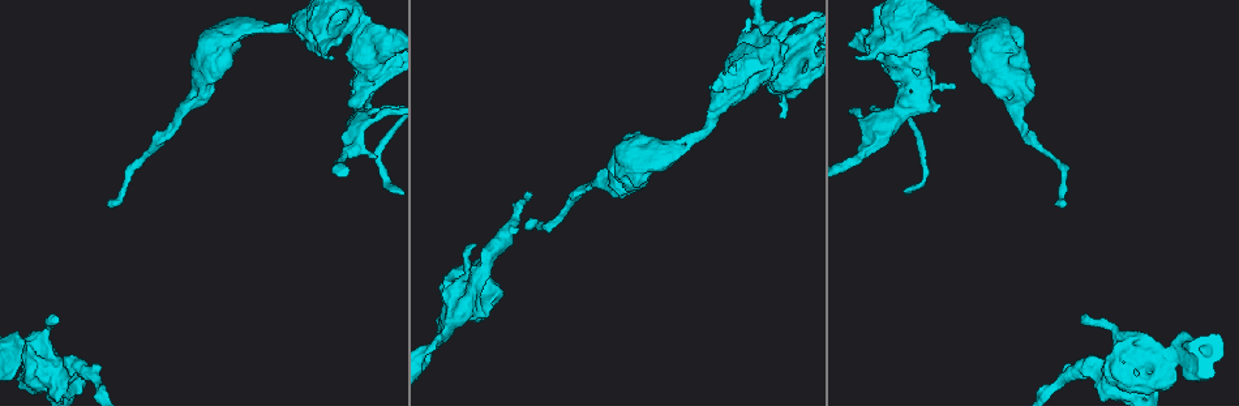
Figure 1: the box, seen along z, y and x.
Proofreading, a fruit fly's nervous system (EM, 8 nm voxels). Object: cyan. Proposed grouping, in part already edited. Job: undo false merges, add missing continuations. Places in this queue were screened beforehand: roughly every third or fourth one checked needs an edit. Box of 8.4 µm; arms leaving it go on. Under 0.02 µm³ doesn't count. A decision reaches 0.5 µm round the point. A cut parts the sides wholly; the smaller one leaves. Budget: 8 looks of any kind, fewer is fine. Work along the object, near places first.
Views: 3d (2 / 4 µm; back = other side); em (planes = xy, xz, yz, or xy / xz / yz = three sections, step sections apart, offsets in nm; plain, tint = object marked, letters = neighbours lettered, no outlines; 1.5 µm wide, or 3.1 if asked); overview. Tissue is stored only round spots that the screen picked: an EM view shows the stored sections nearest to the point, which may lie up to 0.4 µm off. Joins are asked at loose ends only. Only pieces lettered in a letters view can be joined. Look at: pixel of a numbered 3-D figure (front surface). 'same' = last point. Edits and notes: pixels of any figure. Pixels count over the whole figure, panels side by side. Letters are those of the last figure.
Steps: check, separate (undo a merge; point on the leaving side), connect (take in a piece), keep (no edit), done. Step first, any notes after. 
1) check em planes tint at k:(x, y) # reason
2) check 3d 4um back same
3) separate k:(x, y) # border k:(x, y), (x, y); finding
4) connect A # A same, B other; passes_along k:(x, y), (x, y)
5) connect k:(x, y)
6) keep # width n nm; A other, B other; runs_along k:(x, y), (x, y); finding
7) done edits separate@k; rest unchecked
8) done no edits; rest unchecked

check 3d 2um at 1:(525, 229) # long arm stops here

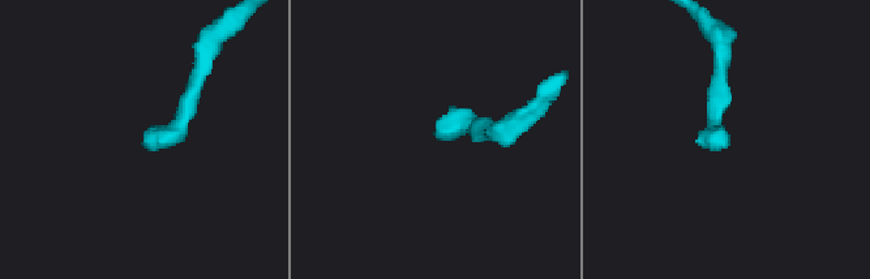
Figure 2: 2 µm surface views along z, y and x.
check em planes letters at 2:(145, 145)

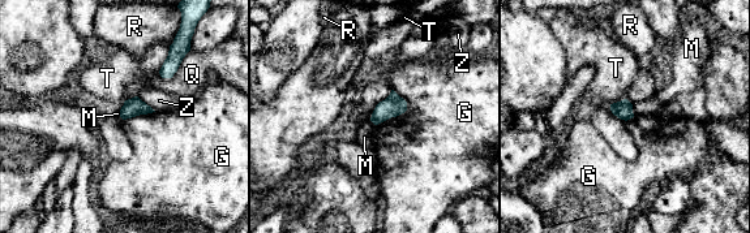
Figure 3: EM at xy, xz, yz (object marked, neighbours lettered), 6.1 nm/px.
keep # longest_contact G 260 nm; G other, M other, Q other, R other, T other, Z other; border 3:(393, 89), (406, 109), (376, 125); none of them fits

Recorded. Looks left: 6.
check em planes tint at 1:(981, 77) # stops while still wide

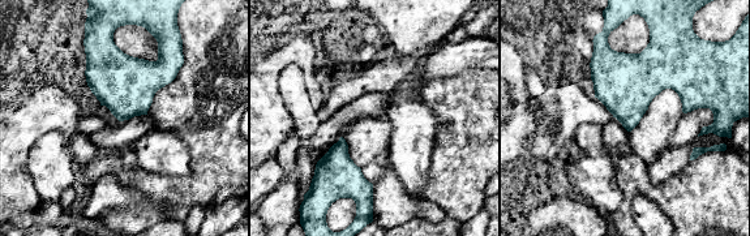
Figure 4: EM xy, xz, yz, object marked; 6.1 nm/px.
check em planes letters same # see the neighbours

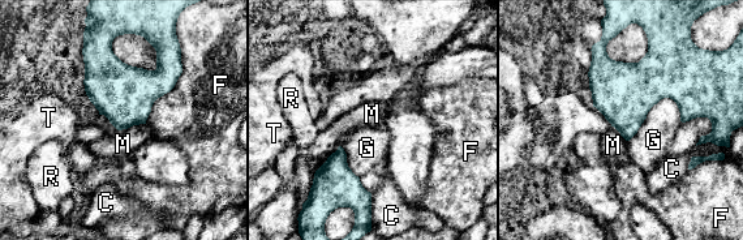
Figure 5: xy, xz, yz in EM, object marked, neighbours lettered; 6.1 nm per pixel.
keep # width 320 nm; C other, F other, G other, M other, R other, T other; border 5:(339, 145), (314, 171); no lettered piece goes on from it

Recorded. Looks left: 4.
check 3d 4um at 1:(719, 103) # thick turns thin

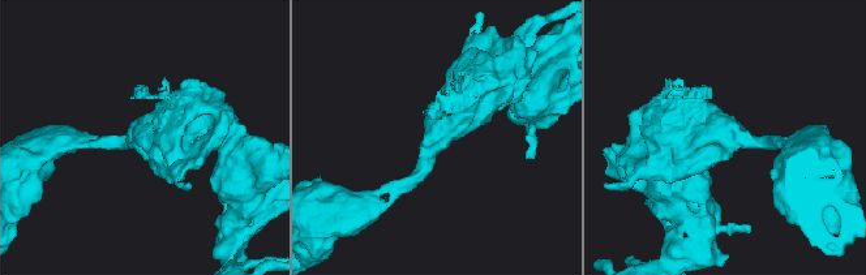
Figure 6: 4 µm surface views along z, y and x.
check em planes letters at 6:(144, 134) # arm_widths 190, 500 nm

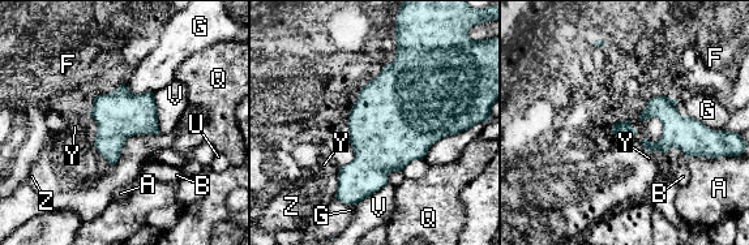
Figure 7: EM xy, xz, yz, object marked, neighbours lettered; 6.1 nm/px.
keep # A other, B other, F other, G other, Q other, U other, V other, Y other, Z other; border 7:(95, 134), (93, 140); all the same neuron

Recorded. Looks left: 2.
done no edits; rest unchecked

